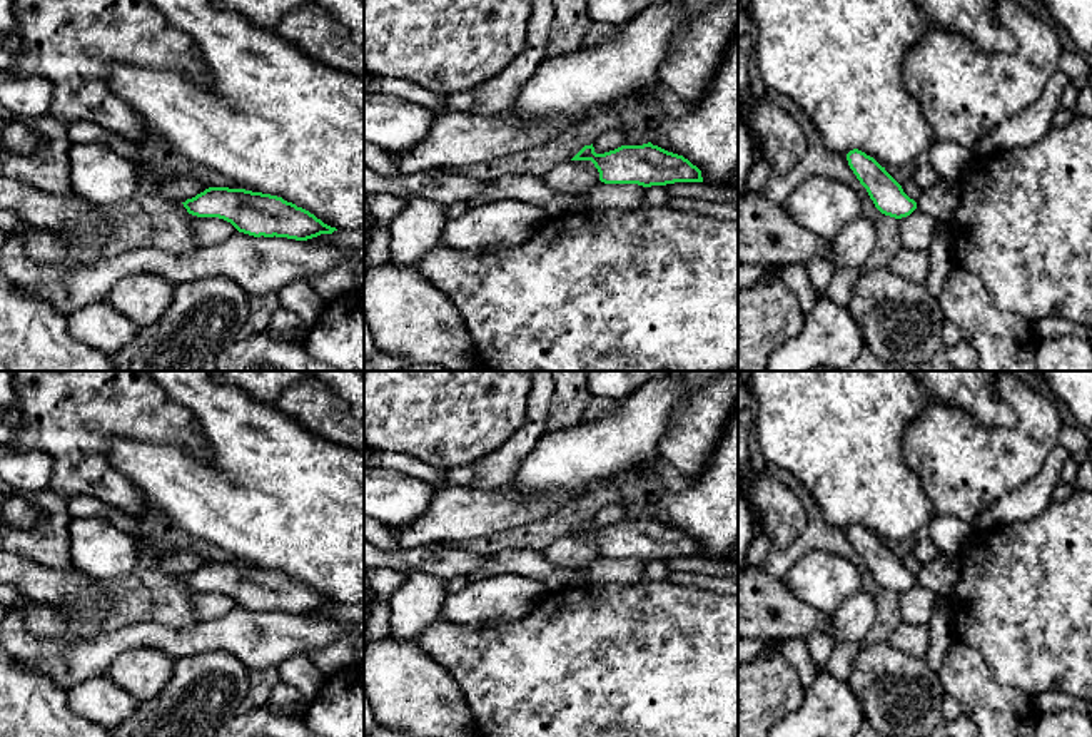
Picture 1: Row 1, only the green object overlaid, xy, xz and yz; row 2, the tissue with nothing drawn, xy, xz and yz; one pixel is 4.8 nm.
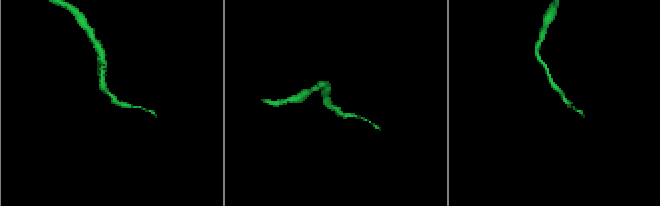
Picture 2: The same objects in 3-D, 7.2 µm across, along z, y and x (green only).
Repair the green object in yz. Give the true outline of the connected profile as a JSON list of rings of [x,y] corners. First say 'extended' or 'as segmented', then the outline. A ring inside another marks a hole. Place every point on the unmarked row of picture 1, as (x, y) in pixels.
as segmented; [[[853,523],[847,528],[847,535],[882,588],[902,593],[917,583],[917,577],[903,567],[902,560],[873,531]]]

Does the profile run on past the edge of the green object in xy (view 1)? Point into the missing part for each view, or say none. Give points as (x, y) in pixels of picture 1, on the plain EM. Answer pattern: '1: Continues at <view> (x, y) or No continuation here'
1: No continuation here

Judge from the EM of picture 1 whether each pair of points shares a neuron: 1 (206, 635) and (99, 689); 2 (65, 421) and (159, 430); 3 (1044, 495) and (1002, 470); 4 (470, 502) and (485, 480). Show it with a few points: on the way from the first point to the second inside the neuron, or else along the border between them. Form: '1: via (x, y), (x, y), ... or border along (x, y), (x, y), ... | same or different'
1: border along (104, 674), (89, 677), (67, 691) | different
2: via (89, 418), (136, 418) | same
3: border along (1049, 453), (1036, 475), (990, 505) | different
4: border along (508, 482), (491, 488), (470, 487) | different

